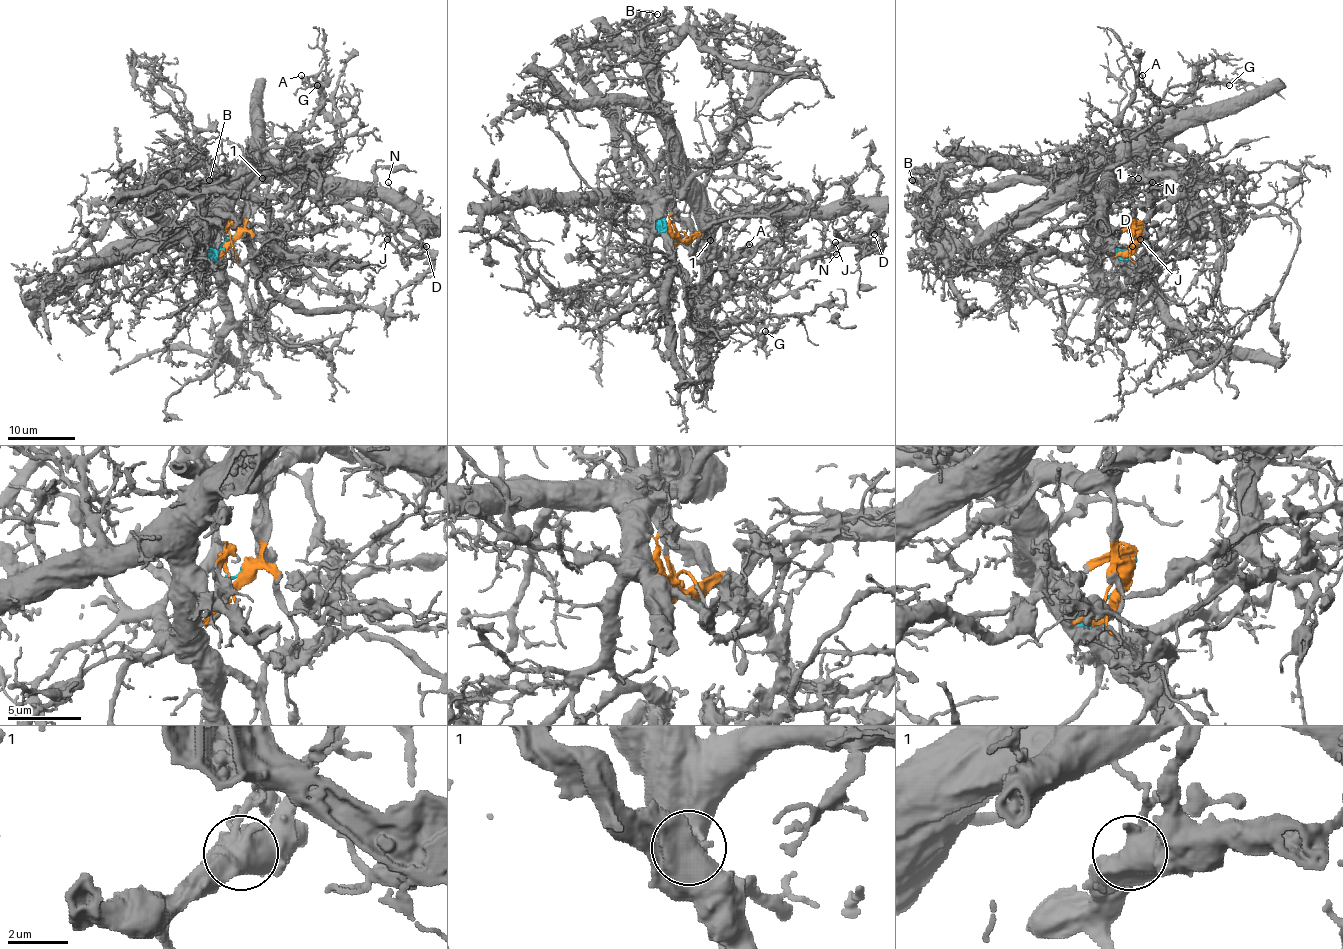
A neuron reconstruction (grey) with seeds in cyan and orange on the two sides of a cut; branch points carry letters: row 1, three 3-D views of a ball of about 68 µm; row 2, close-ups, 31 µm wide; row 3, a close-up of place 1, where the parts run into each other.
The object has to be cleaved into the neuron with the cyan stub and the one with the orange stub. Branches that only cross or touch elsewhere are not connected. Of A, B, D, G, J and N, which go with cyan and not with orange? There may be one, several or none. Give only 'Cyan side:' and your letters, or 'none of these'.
Cyan side: B

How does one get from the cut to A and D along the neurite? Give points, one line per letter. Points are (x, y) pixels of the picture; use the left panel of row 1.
A: (228, 241), (243, 227), (245, 195), (308, 126), (321, 104), (321, 88), (308, 85), (301, 75)
D: (228, 241), (243, 227), (245, 192), (262, 178), (282, 176), (316, 185), (426, 246)

